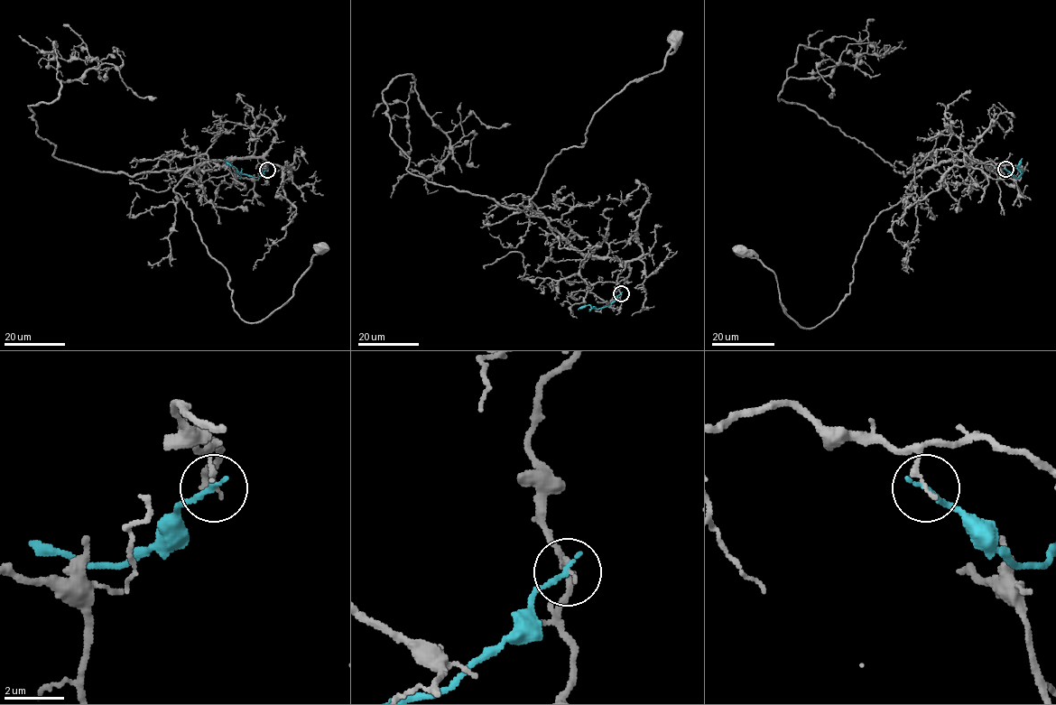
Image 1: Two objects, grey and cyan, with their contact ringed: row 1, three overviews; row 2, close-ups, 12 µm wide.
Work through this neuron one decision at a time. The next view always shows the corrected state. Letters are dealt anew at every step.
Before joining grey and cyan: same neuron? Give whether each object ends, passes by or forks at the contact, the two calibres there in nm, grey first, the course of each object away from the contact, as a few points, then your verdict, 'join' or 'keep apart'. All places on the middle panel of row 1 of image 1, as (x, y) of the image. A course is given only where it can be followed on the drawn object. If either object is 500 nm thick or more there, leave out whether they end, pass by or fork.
grey ends there; cyan ends there; 150 nm thick on the grey side, 180 nm on the other; grey runs (621, 294), (625, 264), (584, 256), (527, 198), (556, 155), (583, 146), (602, 107), (660, 71), (673, 36); cyan runs (621, 294), (607, 305), (595, 309), (588, 304), (578, 309); keep apart

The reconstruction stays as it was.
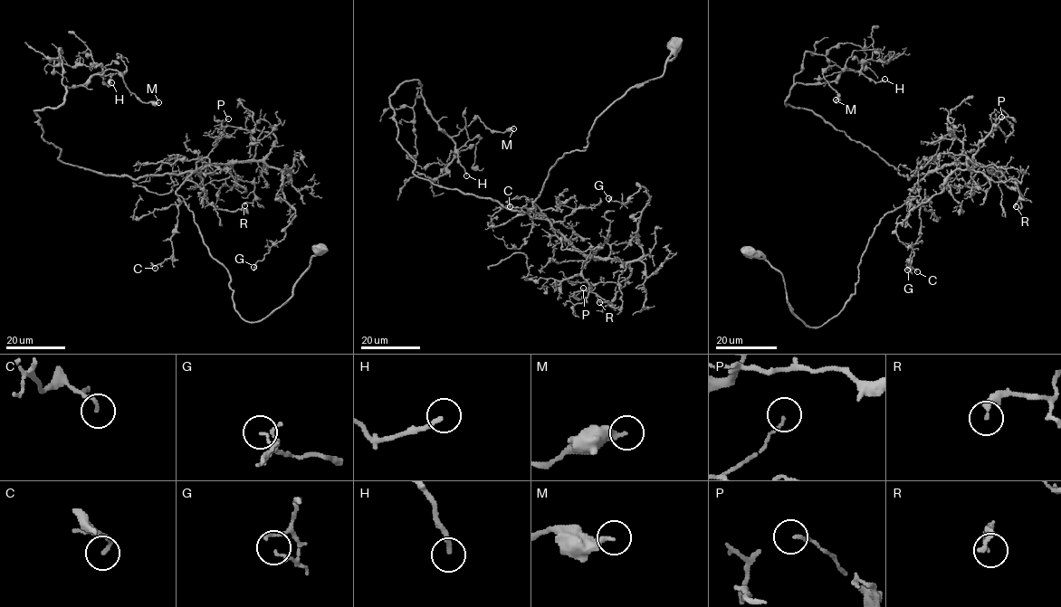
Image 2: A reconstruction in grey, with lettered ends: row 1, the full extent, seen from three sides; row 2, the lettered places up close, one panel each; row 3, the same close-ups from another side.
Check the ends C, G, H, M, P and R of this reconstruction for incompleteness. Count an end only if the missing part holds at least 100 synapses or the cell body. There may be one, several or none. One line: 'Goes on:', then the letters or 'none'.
Goes on: none

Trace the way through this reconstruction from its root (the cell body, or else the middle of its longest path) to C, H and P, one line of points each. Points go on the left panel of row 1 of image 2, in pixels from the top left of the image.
C: (318, 249), (292, 294), (247, 321), (234, 308), (228, 271), (178, 195), (173, 255), (155, 268)
H: (318, 249), (284, 302), (243, 319), (176, 193), (191, 171), (104, 175), (43, 138), (35, 110), (111, 82)
P: (318, 249), (284, 302), (240, 317), (176, 193), (199, 168), (269, 152), (267, 131), (219, 137), (228, 118)

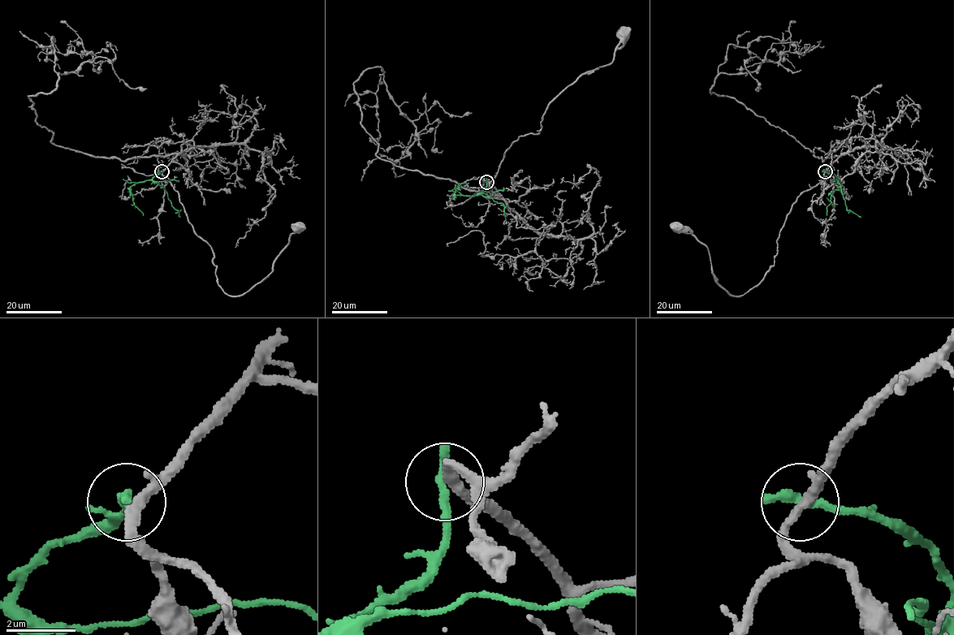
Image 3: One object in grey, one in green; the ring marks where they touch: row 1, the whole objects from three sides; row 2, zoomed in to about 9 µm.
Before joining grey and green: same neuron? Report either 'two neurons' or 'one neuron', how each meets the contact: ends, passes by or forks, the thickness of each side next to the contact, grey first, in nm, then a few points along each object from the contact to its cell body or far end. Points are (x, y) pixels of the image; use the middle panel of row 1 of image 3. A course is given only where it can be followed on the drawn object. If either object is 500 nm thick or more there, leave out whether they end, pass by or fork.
two neurons; grey passes by; green ends there; 280 nm thick on the grey side, 340 nm on the other; grey runs (486, 181), (494, 178), (514, 141), (537, 134), (542, 116), (554, 99), (579, 77), (609, 64), (622, 32); green runs (486, 181), (486, 187), (476, 195), (455, 196), (455, 192), (461, 183), (468, 183)

